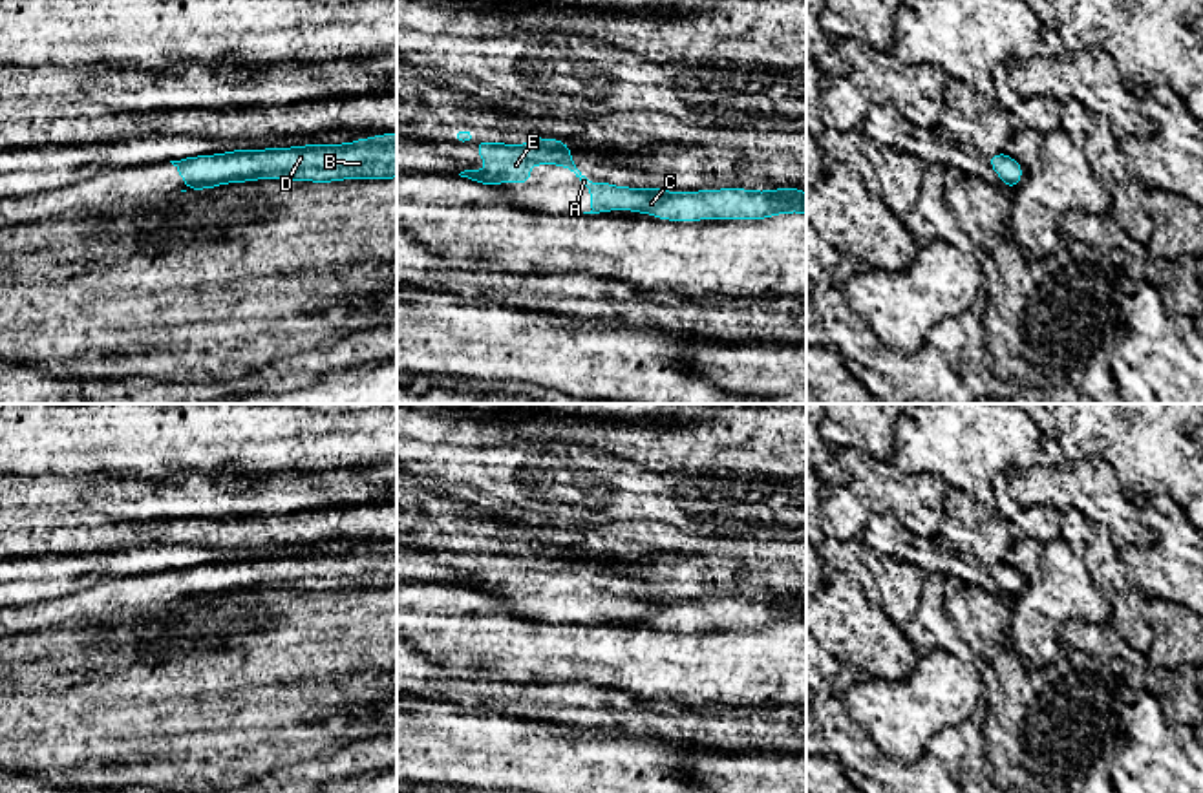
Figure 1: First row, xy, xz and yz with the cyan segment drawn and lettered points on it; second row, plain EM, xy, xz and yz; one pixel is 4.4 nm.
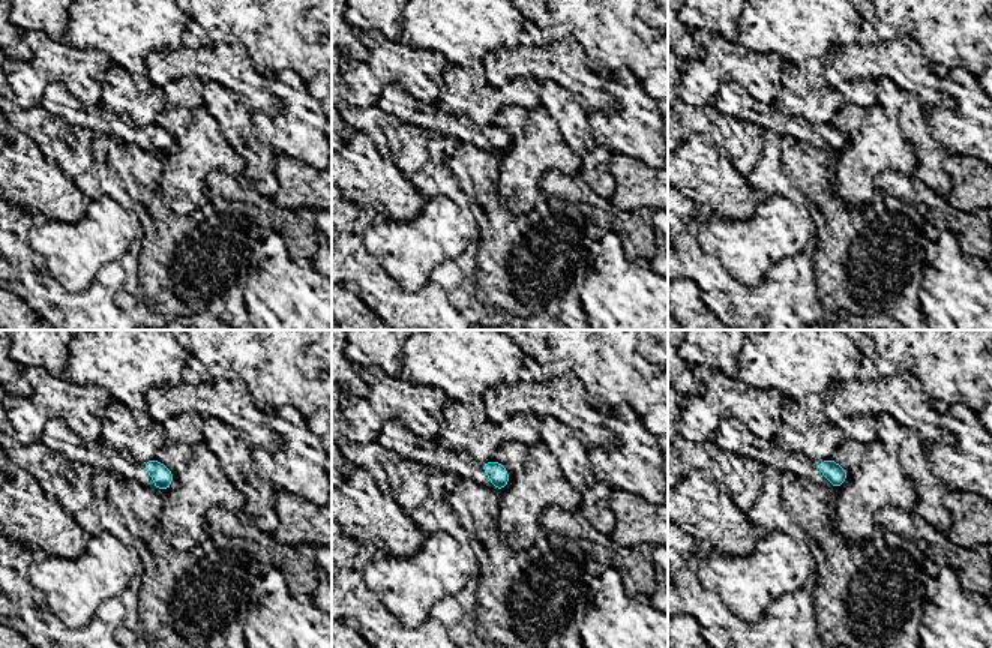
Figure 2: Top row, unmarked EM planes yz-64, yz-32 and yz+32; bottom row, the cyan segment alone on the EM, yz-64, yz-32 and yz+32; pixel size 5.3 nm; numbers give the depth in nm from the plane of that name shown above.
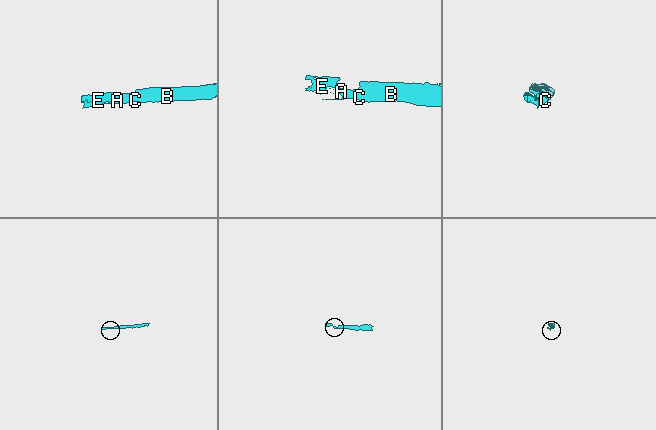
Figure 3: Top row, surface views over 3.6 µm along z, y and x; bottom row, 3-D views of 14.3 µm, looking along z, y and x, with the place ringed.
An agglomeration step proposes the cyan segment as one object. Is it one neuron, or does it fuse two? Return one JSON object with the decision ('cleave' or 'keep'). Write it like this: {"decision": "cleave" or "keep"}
{"decision": "keep"}

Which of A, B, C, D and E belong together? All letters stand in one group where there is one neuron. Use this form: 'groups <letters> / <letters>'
groups A B C D E

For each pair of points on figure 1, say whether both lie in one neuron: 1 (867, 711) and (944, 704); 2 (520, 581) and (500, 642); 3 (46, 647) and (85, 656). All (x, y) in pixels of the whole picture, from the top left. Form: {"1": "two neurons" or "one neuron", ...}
{"1": "one neuron", "2": "two neurons", "3": "one neuron"}

